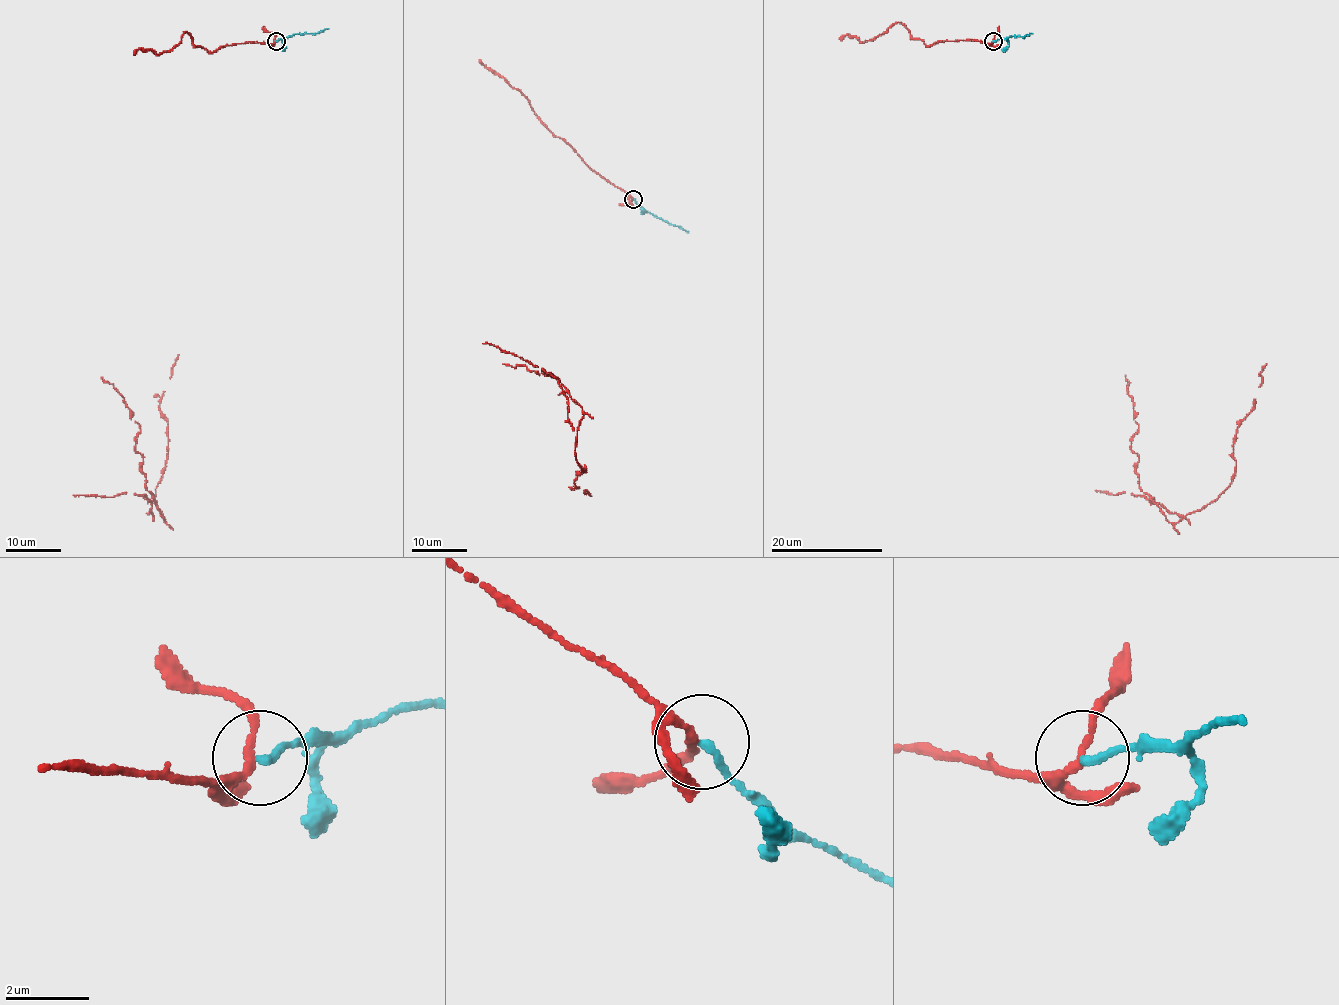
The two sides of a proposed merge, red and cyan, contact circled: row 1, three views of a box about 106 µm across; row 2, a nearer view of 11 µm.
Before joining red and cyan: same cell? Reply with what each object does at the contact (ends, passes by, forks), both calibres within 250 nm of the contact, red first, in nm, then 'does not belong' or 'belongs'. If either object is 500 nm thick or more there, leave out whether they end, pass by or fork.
red passes by | cyan ends | 170/190 nm | belongs

